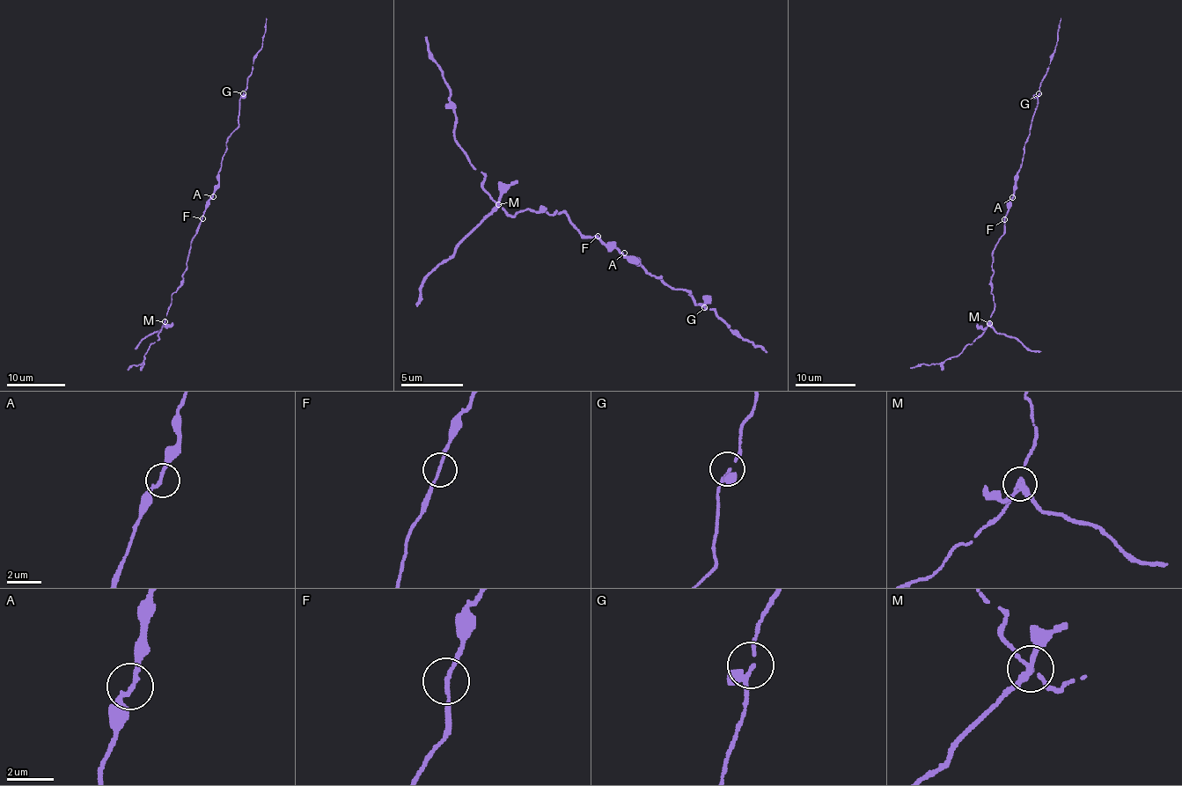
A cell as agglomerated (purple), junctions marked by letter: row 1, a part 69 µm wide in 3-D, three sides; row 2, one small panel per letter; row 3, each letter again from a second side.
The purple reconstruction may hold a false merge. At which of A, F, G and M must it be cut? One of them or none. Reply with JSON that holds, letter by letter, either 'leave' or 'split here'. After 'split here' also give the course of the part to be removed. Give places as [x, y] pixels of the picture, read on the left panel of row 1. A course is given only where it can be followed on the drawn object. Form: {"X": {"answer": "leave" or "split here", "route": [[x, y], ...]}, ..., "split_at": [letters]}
{"A": {"answer": "leave"}, "F": {"answer": "leave"}, "G": {"answer": "leave"}, "M": {"answer": "split here", "route": [[165, 321], [158, 331], [147, 334], [135, 348]]}, "split_at": ["M"]}

